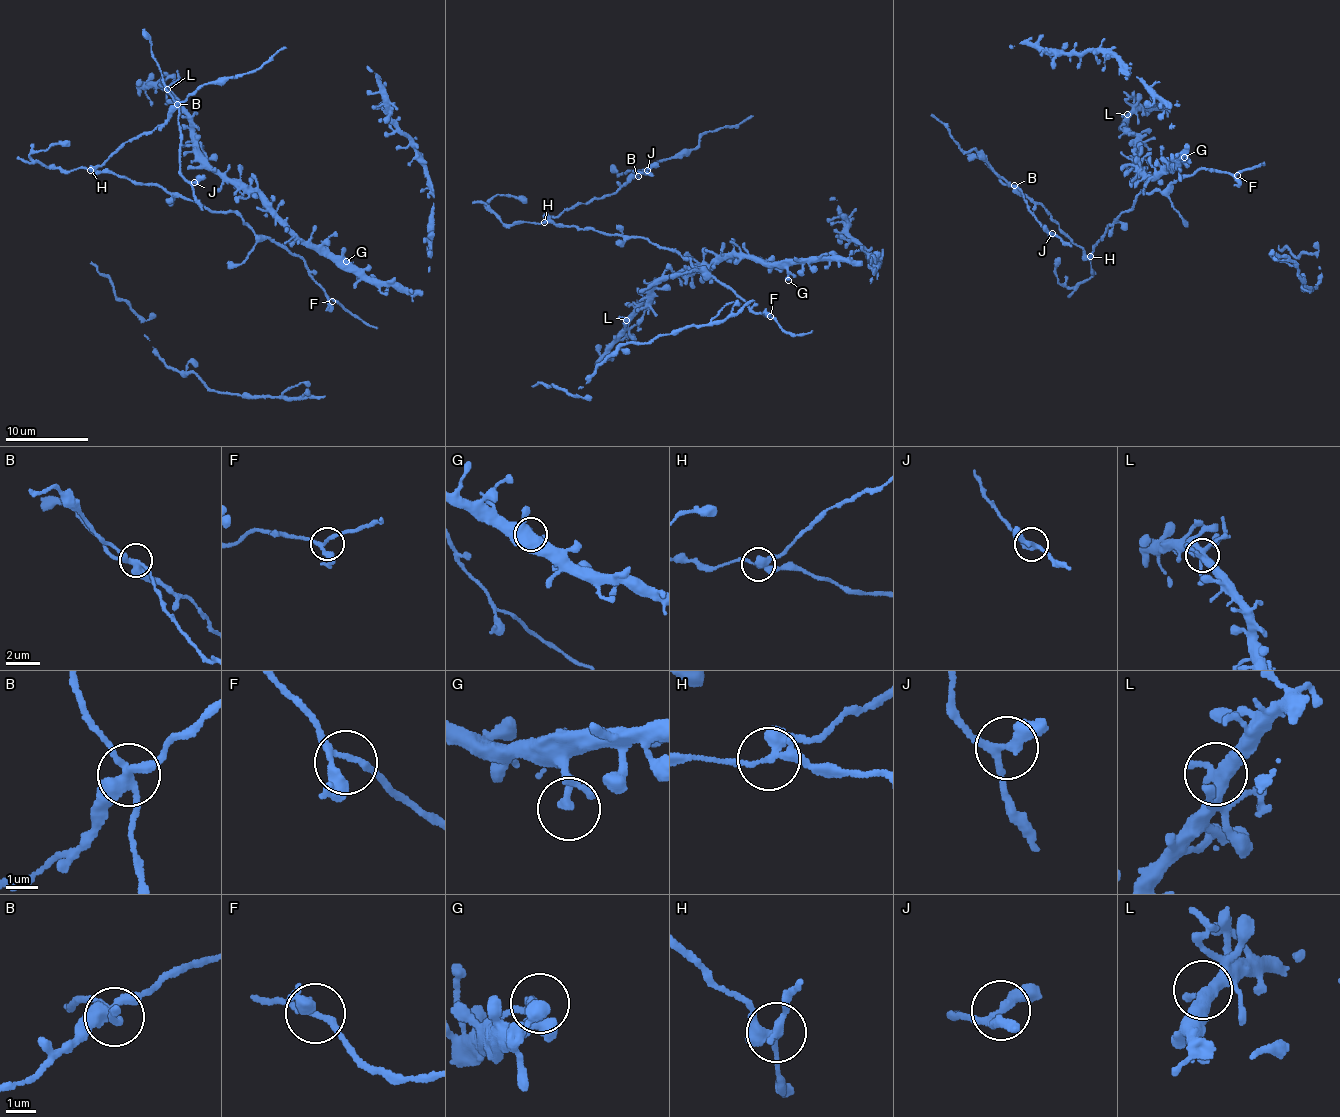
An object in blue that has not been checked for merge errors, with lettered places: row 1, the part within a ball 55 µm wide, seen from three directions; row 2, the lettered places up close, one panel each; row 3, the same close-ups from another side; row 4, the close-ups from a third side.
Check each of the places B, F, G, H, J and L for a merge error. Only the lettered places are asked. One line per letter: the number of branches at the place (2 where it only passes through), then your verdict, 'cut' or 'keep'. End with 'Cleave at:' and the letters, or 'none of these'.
B: 4 | cut
F: 3 | keep
G: 1 | keep
H: 3 | cut
J: 3 | keep
L: 4 | keep
Cleave at: B, H

